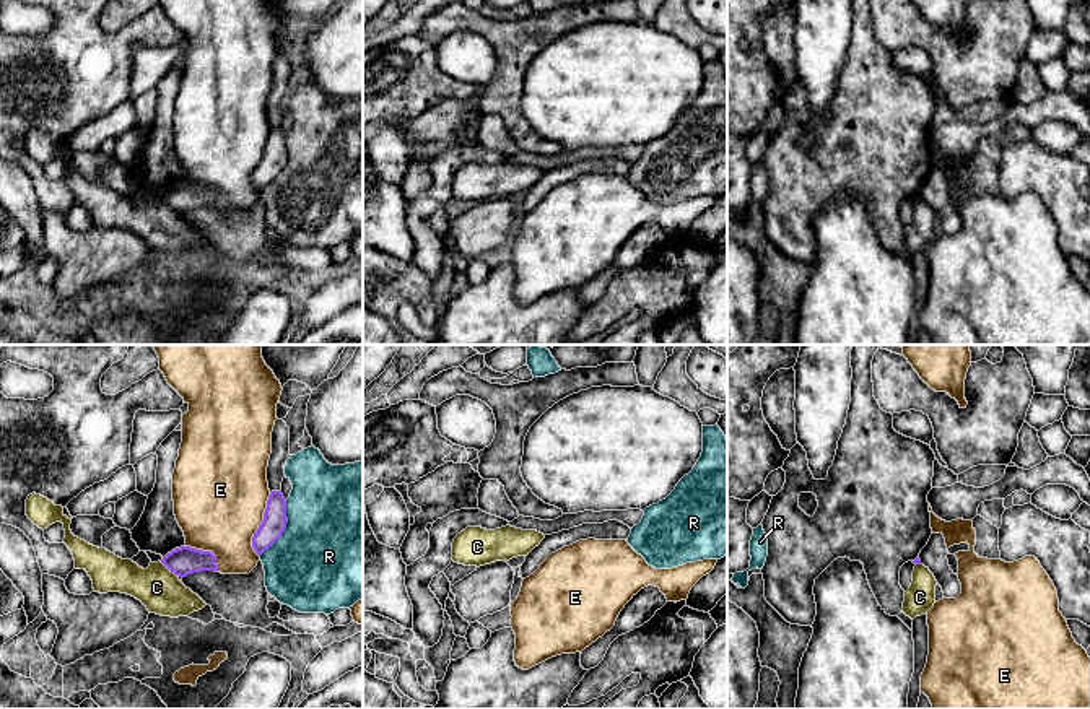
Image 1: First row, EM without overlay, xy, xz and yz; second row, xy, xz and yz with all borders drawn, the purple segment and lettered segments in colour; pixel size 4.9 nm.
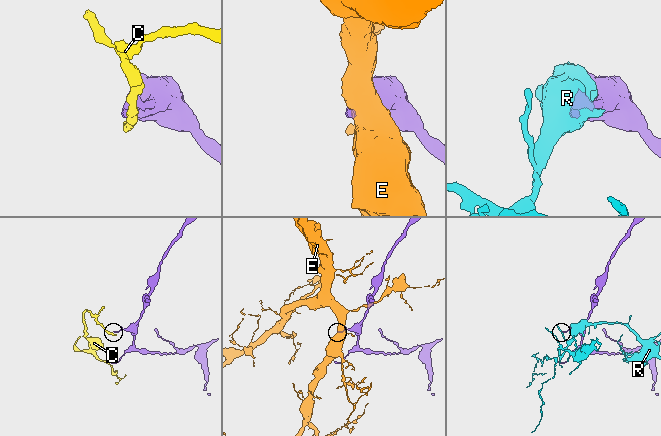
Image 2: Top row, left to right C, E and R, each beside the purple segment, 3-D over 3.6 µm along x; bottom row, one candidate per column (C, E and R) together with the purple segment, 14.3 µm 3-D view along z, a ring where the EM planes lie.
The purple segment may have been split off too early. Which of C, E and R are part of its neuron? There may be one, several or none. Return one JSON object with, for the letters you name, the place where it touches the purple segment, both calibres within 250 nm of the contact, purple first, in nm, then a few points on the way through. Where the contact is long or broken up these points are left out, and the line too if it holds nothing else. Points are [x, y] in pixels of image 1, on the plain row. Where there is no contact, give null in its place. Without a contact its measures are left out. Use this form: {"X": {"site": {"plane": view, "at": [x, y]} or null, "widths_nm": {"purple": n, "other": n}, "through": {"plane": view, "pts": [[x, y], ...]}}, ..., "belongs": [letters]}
{"belongs": []}

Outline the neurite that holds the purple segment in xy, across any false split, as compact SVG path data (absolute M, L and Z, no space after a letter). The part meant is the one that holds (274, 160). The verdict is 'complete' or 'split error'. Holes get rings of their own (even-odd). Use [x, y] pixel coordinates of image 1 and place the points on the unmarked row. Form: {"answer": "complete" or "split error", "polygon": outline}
{"answer": "complete", "polygon": "M272 127L264 148L264 156L252 172L252 184L260 192L286 164L286 137L281 127Z"}

